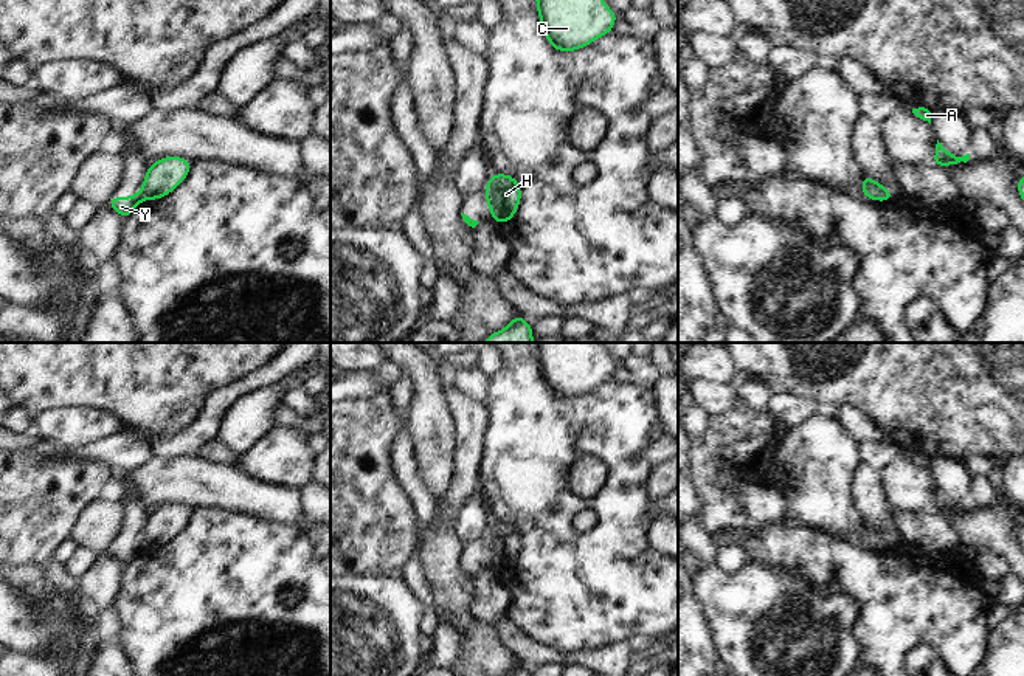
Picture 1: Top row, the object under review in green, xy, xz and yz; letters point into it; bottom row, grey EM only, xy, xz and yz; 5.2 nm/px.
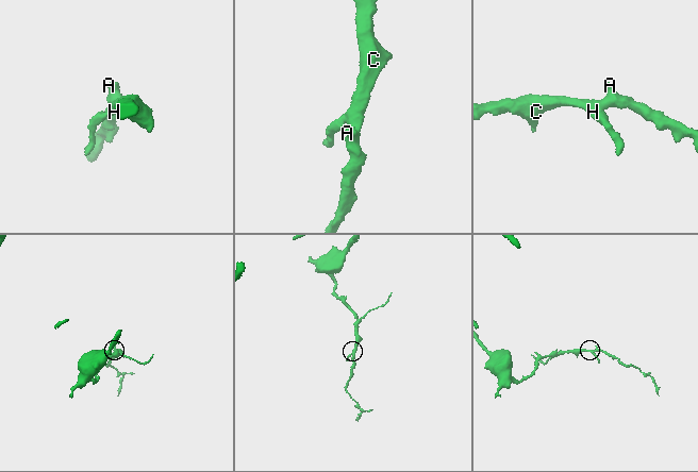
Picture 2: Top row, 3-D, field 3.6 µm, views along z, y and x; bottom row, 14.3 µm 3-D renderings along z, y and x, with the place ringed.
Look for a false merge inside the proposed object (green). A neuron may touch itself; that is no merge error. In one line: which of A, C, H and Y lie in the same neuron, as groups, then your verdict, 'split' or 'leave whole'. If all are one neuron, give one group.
A C H / Y; split

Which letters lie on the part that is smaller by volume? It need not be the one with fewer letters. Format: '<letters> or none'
Y

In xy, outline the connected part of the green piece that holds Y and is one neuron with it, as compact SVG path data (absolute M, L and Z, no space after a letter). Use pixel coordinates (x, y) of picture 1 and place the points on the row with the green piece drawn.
M138 191L132 197L113 195L107 203L115 212L118 212L123 219L126 219L137 209L137 206L143 200L146 200L146 195L141 191Z

